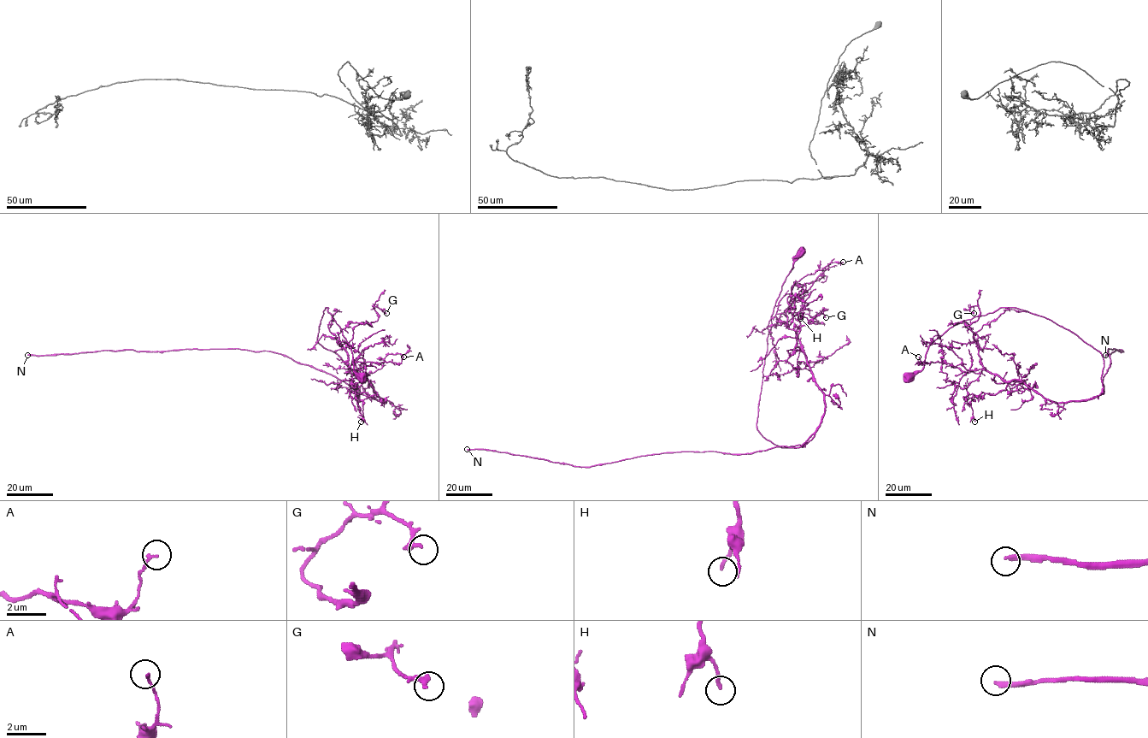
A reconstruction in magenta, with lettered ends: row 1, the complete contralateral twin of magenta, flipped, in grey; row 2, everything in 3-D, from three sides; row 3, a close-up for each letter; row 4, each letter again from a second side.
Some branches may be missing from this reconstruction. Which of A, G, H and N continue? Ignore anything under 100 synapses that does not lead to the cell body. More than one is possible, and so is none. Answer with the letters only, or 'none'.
N

